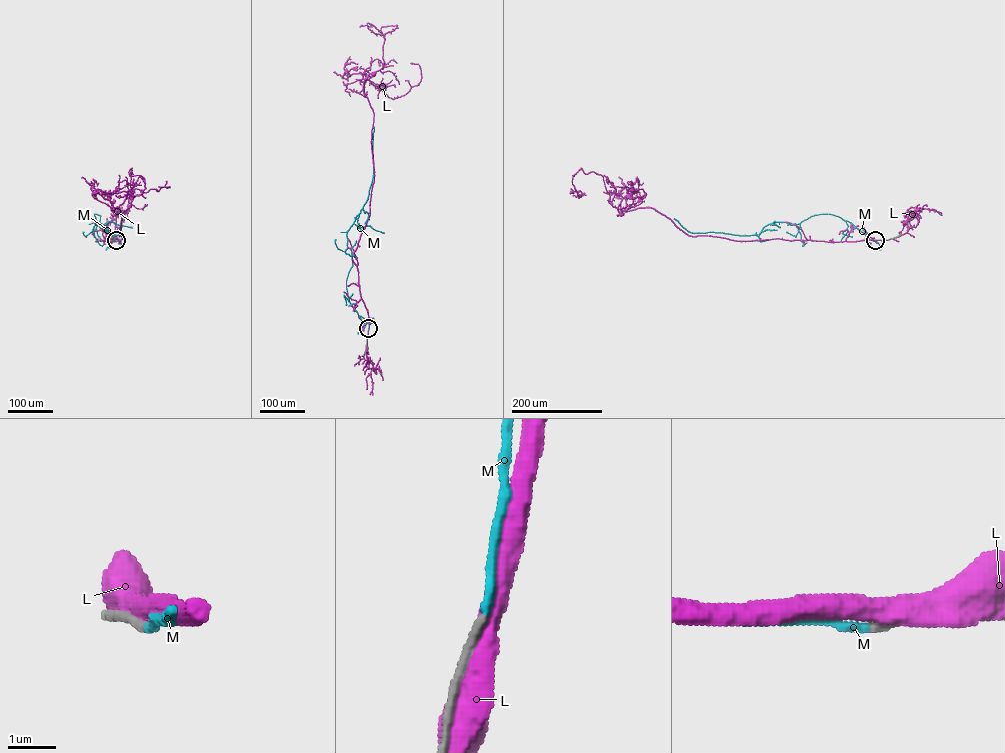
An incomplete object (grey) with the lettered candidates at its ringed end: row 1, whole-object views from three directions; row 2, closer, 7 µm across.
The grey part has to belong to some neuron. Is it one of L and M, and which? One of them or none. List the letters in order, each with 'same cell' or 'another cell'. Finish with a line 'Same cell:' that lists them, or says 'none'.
L: another cell
M: same cell
Same cell: M

